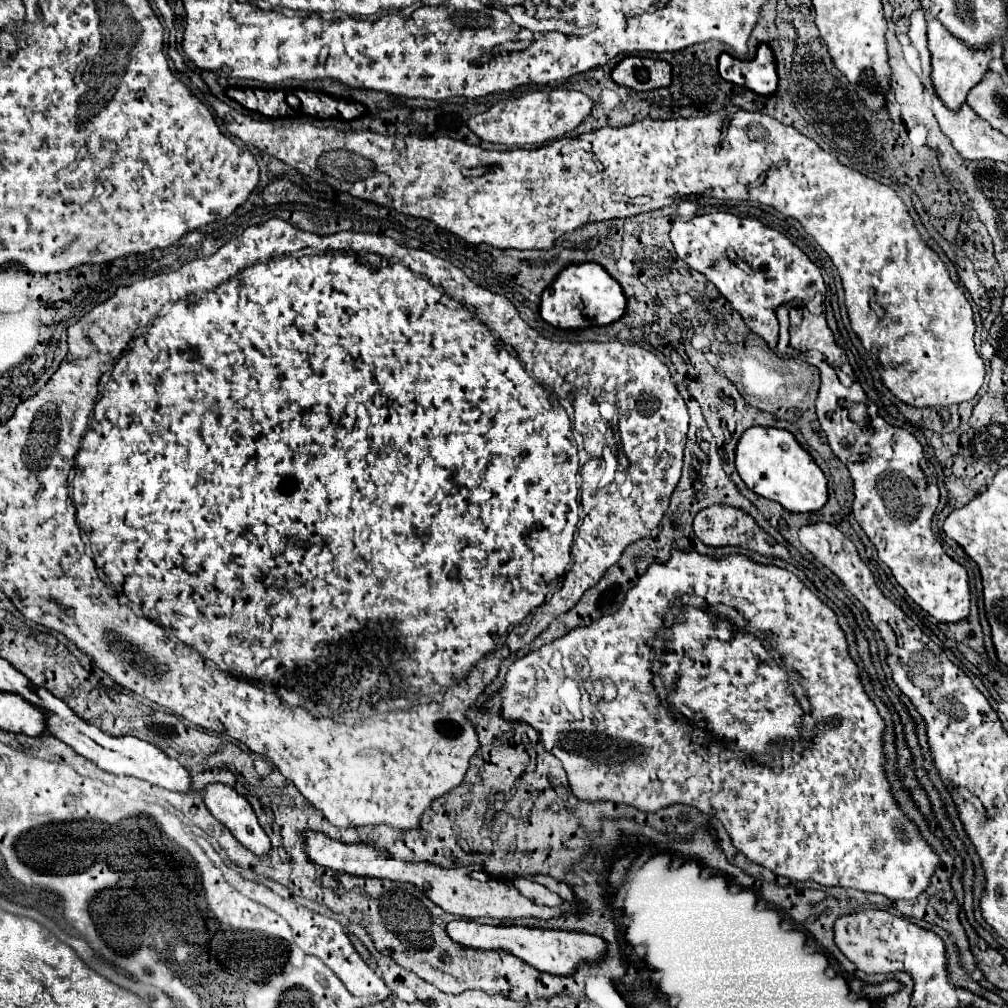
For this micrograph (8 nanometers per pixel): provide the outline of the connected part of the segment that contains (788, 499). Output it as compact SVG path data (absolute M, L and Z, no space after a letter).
M748 428L736 446L736 470L752 492L782 504L790 512L816 512L828 502L824 472L788 430Z

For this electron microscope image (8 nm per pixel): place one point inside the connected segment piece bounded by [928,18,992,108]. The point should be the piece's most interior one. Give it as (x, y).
(956, 67)

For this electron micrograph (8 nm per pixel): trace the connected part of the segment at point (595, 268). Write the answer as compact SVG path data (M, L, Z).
M596 262L566 266L544 290L540 302L542 318L556 328L590 328L616 322L624 314L626 296L622 286Z

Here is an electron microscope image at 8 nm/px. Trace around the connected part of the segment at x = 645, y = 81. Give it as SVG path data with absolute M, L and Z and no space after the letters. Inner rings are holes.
M628 56L616 64L616 68L612 70L612 80L640 92L656 90L662 86L670 86L672 66L664 60Z

